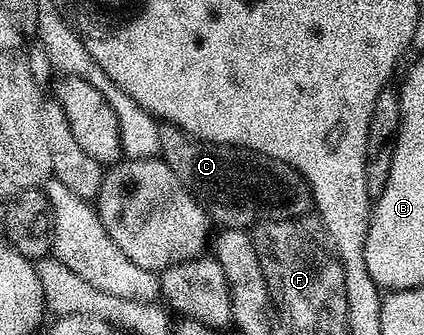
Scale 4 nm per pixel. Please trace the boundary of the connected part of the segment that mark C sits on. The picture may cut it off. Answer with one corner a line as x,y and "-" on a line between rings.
171,124
160,127
159,157
178,176
207,212
217,227
226,230
248,230
257,222
272,218
305,217
313,209
312,190
290,162
279,162
245,146
224,146
220,142
205,142
182,128

